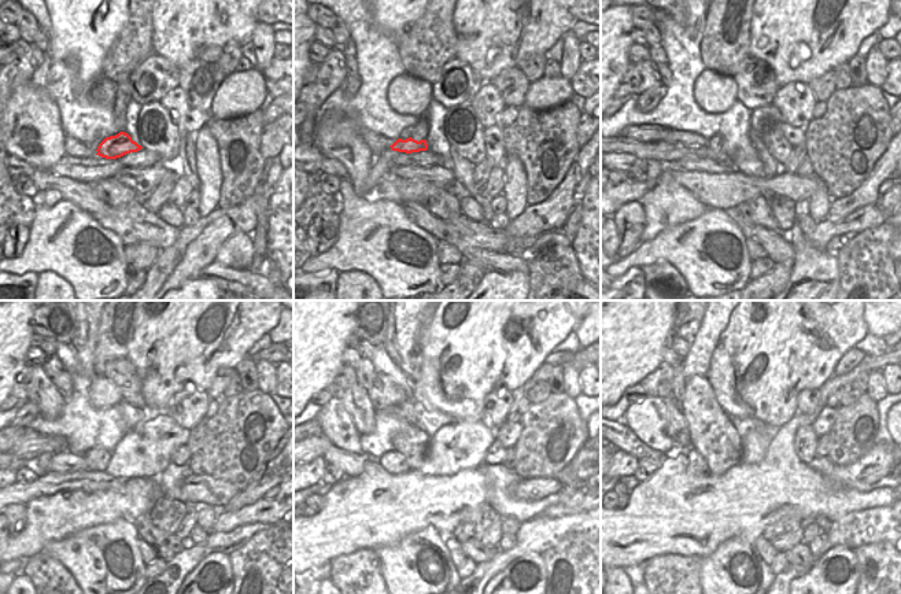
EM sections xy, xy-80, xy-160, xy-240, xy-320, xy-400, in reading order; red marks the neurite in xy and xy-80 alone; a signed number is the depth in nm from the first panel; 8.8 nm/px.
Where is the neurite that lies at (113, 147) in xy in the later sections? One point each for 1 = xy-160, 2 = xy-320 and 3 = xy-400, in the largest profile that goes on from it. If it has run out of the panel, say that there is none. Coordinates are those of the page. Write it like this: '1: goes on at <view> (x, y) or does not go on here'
1: goes on at xy-160 (675, 137)
2: goes on at xy-320 (321, 445)
3: does not go on here

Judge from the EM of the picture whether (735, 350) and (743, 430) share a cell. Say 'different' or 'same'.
different

